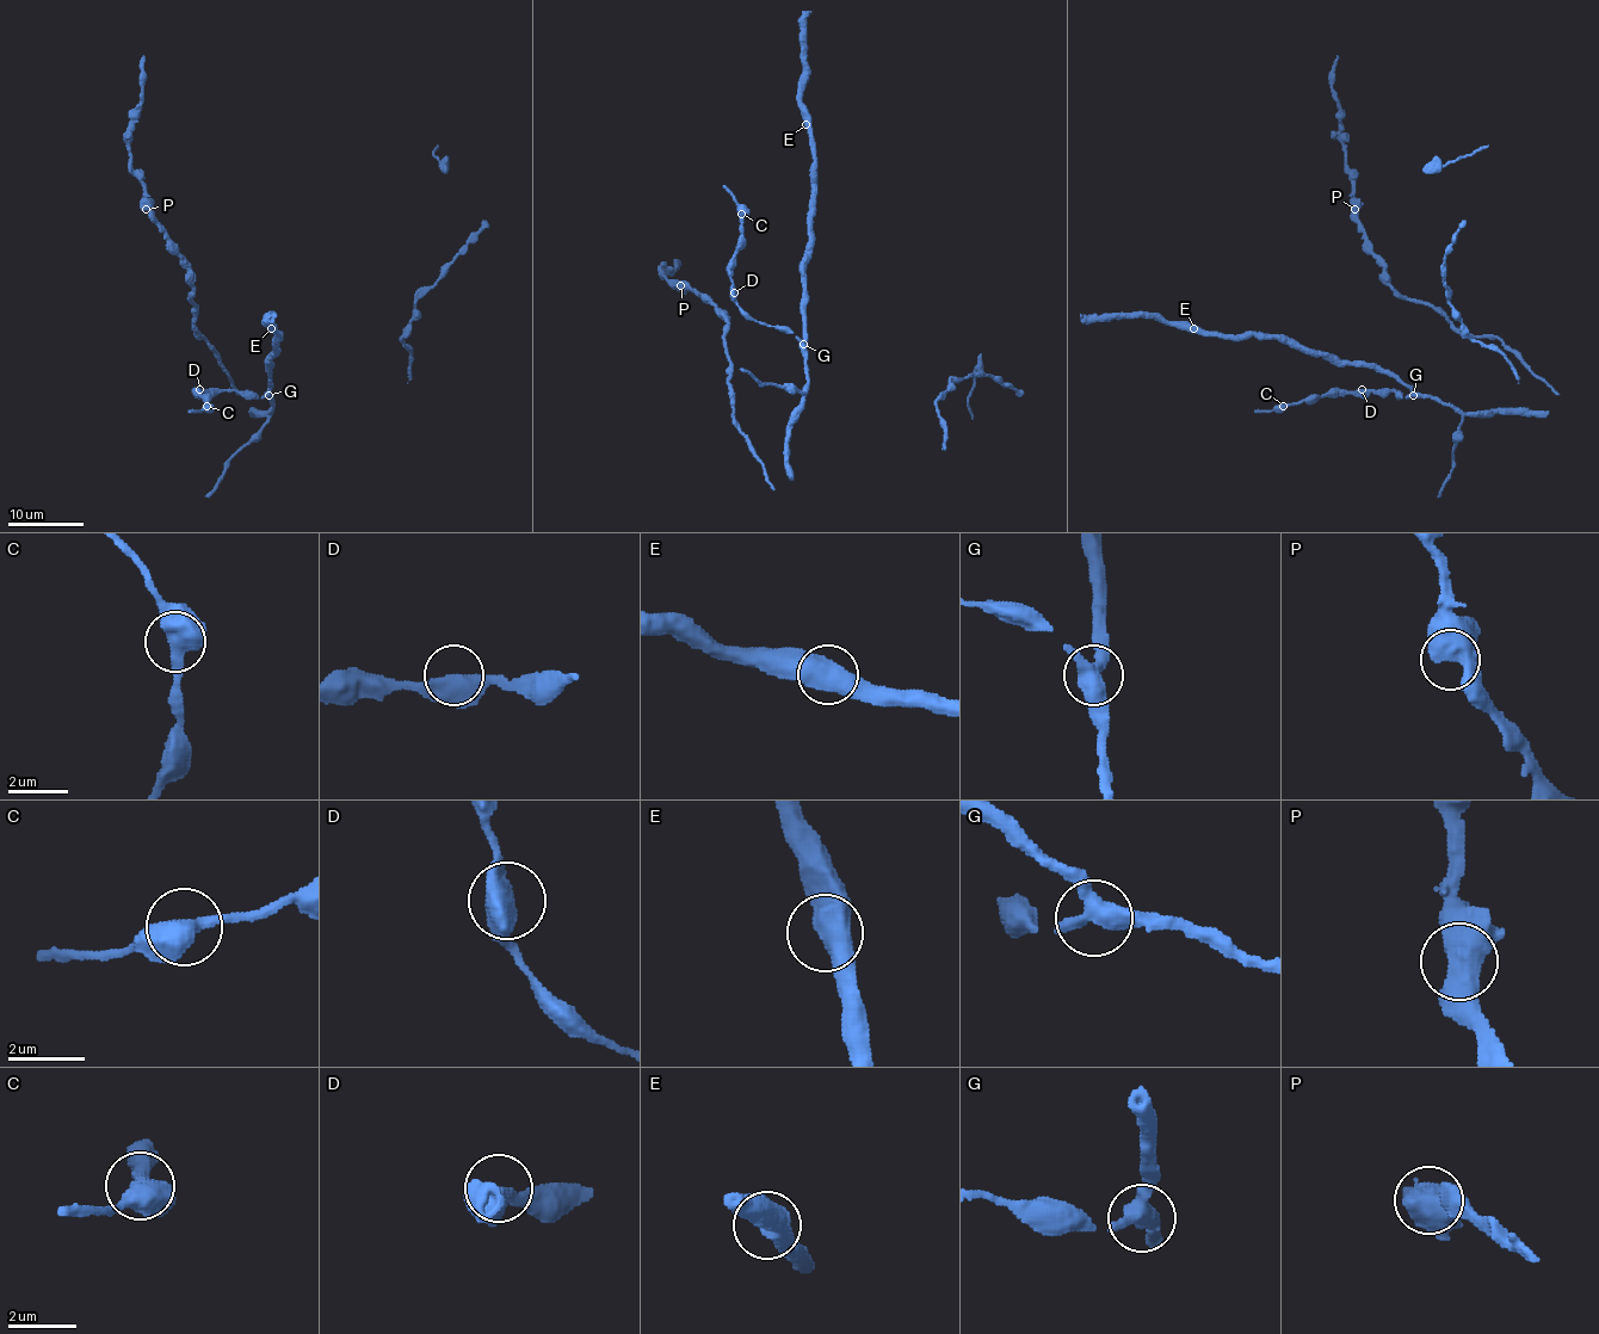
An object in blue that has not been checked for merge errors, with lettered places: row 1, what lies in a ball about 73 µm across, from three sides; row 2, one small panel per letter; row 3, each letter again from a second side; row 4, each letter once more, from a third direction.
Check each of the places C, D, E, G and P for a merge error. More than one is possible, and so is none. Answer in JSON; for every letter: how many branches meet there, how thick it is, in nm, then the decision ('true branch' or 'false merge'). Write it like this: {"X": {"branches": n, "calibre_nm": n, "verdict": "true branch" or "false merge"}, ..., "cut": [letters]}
{"C": {"branches": 2, "calibre_nm": 600, "verdict": "true branch"}, "D": {"branches": 3, "calibre_nm": 400, "verdict": "true branch"}, "E": {"branches": 2, "calibre_nm": 600, "verdict": "true branch"}, "G": {"branches": 3, "calibre_nm": 400, "verdict": "true branch"}, "P": {"branches": 2, "calibre_nm": 650, "verdict": "true branch"}, "cut": []}

